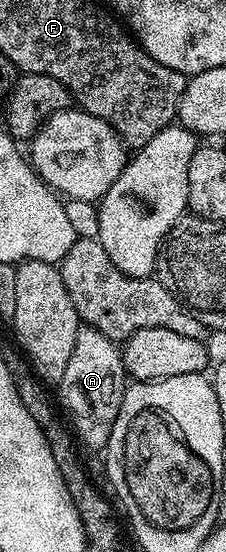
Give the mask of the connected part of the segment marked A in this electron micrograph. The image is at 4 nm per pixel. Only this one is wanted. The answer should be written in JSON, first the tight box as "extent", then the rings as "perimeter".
{"extent":[57,325,129,447],"perimeter":[[[80,325],[77,340],[73,340],[69,368],[65,368],[65,376],[61,376],[57,387],[59,398],[71,417],[70,425],[80,443],[83,441],[87,446],[106,447],[117,420],[117,412],[121,412],[121,400],[128,385],[129,375],[123,366],[122,349],[109,336],[97,332],[97,328]]]}

